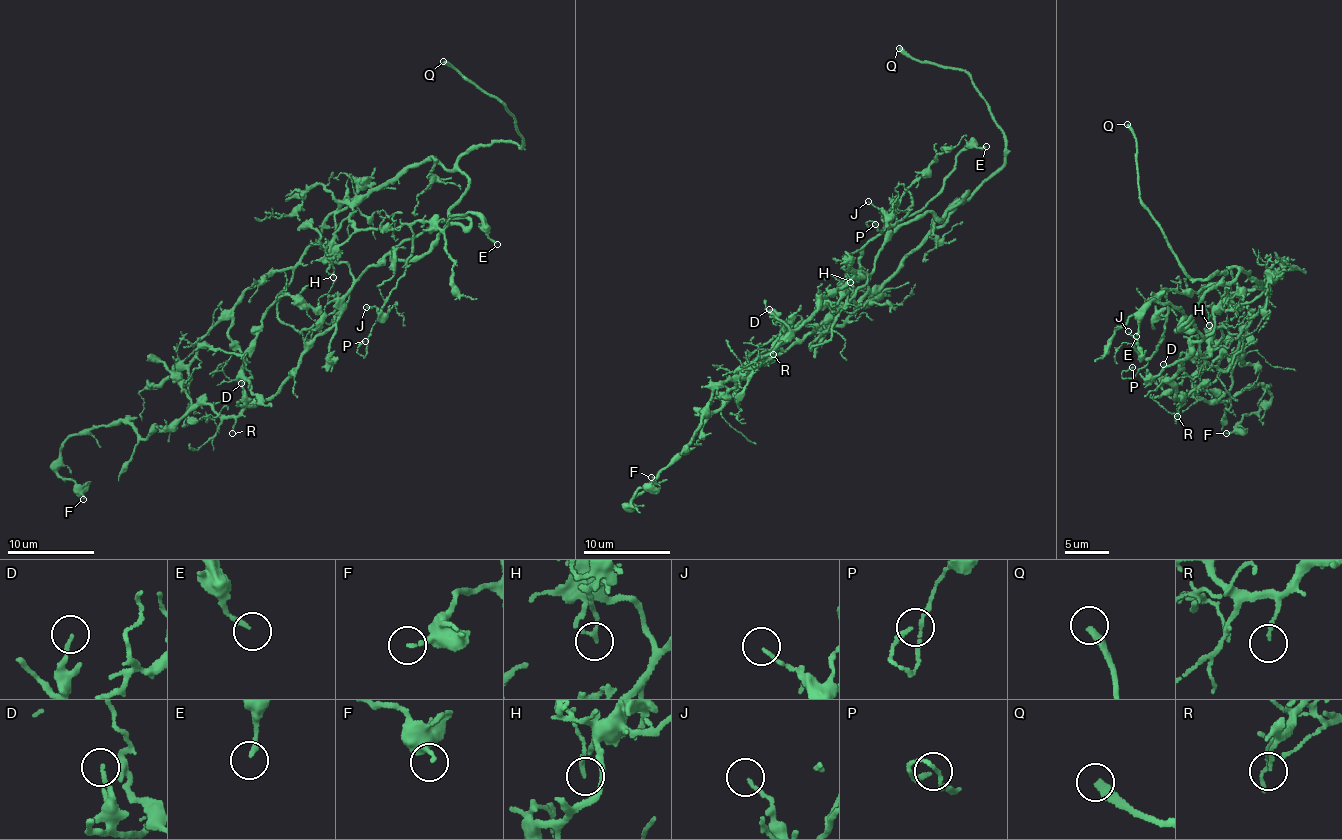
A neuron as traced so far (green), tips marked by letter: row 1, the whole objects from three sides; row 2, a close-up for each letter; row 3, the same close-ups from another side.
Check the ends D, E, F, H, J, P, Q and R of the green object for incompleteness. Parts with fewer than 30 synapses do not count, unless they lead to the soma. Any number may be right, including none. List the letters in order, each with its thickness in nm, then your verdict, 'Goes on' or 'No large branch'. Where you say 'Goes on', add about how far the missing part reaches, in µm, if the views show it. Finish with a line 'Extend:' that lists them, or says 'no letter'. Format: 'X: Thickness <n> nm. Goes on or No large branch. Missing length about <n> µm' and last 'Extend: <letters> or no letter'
D: Thickness 120 nm. No large branch
E: Thickness 180 nm. No large branch
F: Thickness 140 nm. No large branch
H: Thickness 110 nm. No large branch
J: Thickness 130 nm. No large branch
P: Thickness 160 nm. No large branch
Q: Thickness 320 nm. Goes on. Missing length about 20 µm
R: Thickness 110 nm. No large branch
Extend: Q

